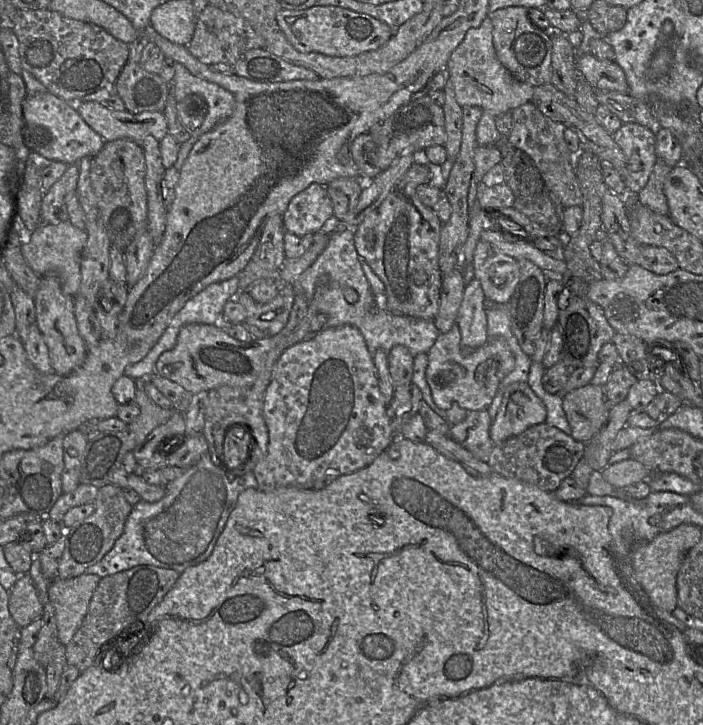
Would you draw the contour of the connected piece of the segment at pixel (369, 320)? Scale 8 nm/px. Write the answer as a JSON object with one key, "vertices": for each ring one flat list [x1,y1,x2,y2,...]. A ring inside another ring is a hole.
{"vertices":[[337,227,329,233,329,241,316,261,306,269,293,283,295,295,301,293,318,313,327,316,325,327,351,325,362,334,369,351,383,349,386,353,395,345,408,348,414,356,427,352,435,338,441,333,433,318,419,319,397,315,377,306,375,296,370,288,354,244,354,229],[352,288,358,300,349,303,344,297,344,289]]}

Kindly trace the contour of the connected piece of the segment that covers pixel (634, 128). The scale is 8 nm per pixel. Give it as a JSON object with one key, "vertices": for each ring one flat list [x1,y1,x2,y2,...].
{"vertices":[[623,123,612,137,625,157,628,194,636,195,647,184,658,159,655,129,637,123]]}

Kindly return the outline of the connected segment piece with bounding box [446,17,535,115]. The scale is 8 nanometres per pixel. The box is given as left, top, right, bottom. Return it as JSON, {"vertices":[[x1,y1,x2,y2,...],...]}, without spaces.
{"vertices":[[485,18,477,28,467,31,463,41,452,52,446,66,447,77,461,106,477,106,498,115,532,101,534,86,513,77,498,59,492,37,492,23]]}

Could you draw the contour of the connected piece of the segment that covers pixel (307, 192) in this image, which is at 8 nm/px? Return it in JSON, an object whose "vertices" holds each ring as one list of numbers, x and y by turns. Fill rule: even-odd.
{"vertices":[[312,183,291,199,282,222,286,231,302,236,318,233,331,217,333,204,326,186]]}

